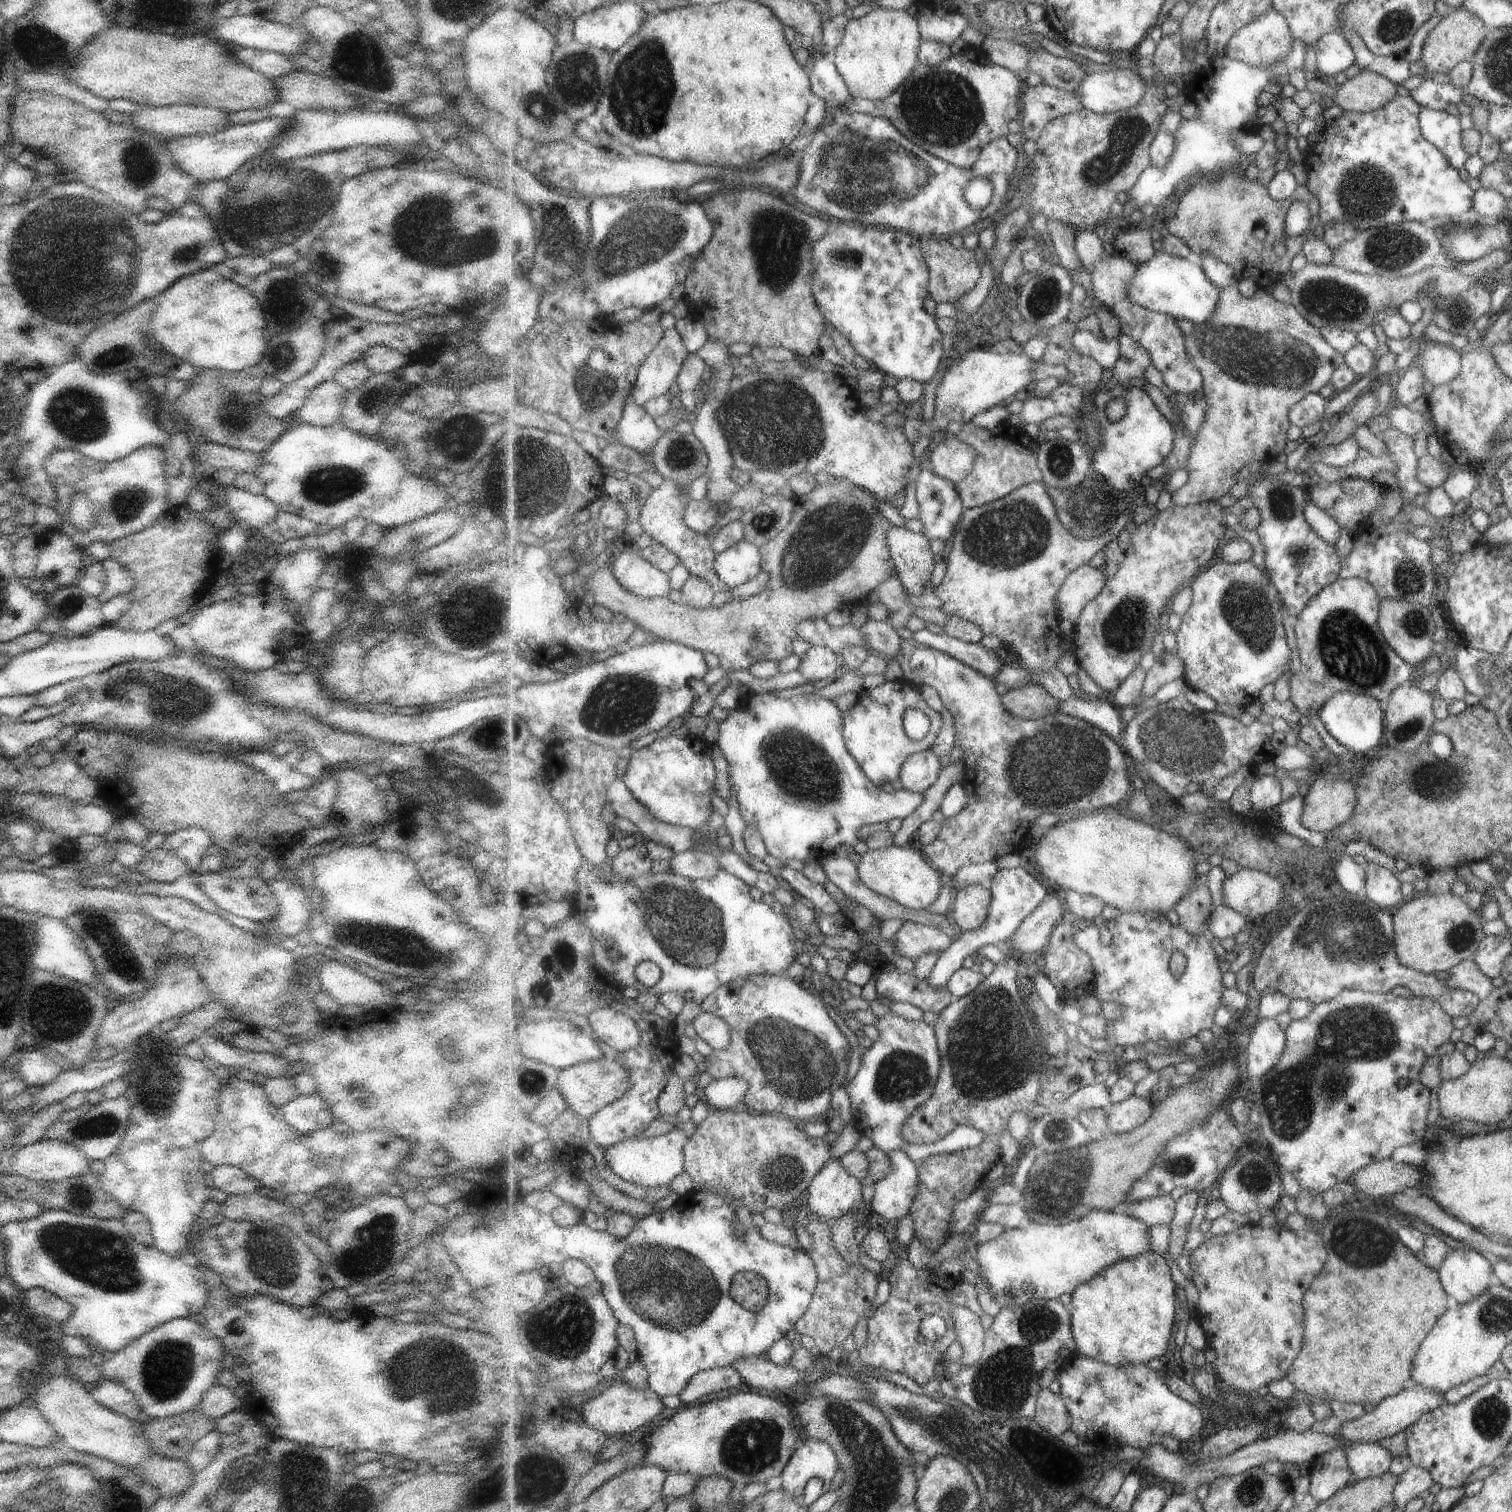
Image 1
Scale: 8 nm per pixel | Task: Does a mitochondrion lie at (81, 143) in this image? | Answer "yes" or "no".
no

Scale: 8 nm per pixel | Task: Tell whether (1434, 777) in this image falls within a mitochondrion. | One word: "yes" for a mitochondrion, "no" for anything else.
yes

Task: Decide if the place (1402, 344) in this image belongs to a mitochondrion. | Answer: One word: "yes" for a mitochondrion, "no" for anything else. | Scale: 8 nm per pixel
no

